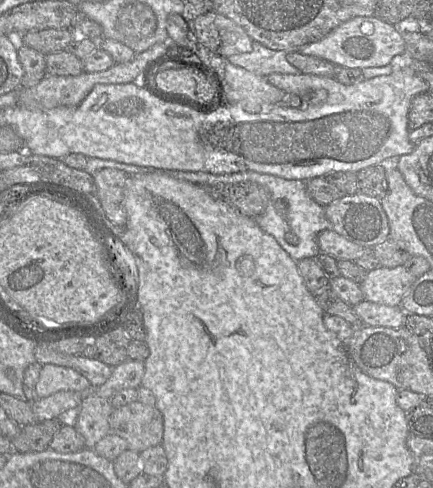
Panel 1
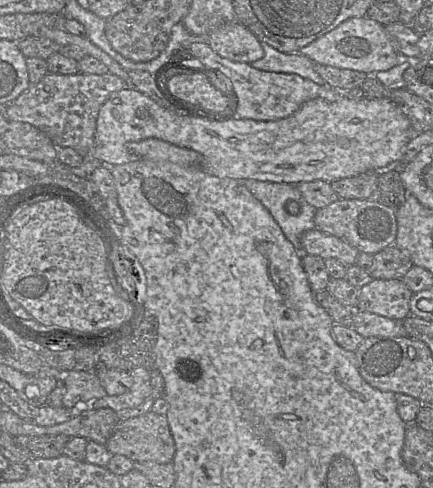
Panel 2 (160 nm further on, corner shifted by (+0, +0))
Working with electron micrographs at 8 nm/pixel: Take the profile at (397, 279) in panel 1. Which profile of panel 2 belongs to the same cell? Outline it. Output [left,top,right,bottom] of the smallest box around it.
[355,278,413,321]

